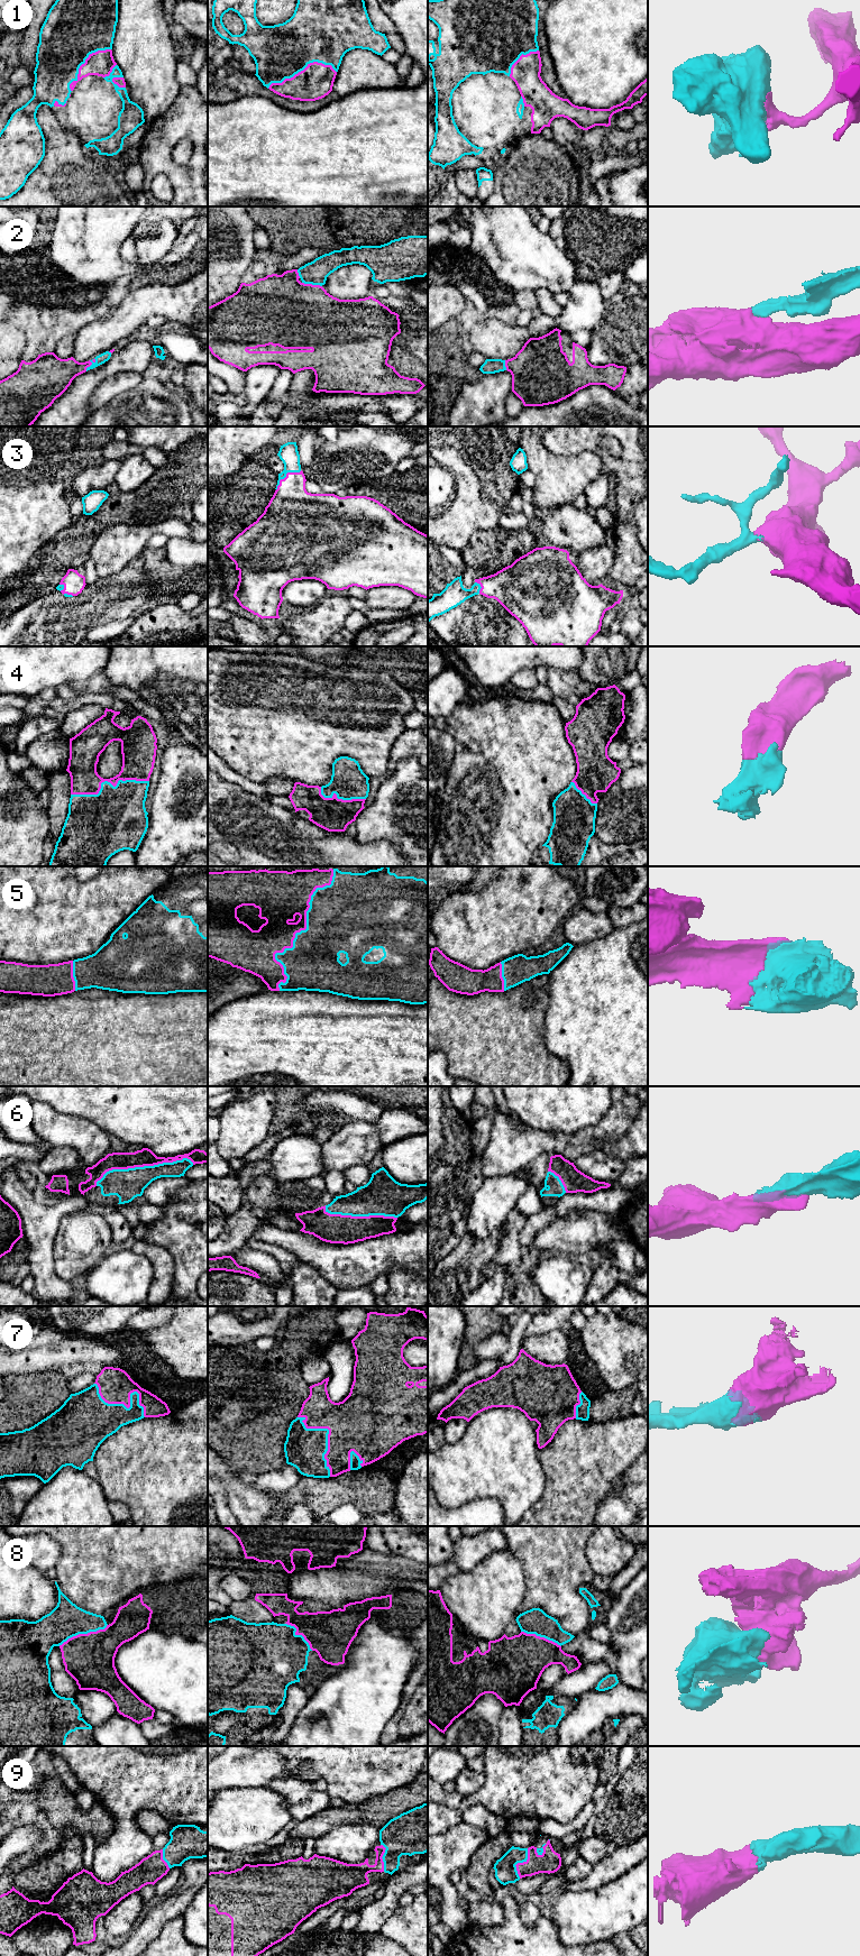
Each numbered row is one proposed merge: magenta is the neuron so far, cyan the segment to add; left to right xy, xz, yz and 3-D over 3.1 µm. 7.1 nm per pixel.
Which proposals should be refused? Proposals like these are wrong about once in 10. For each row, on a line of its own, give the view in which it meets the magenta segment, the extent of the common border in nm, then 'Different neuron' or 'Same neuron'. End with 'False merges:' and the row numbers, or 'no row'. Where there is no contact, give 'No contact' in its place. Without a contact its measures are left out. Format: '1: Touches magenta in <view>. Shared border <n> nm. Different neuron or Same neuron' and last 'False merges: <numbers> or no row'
1: Touches magenta in xz. Shared border 500 nm. Same neuron
2: Touches magenta in xy. Shared border 120 nm. Same neuron
3: Touches magenta in xz. Shared border 240 nm. Same neuron
4: Touches magenta in xy. Shared border 550 nm. Same neuron
5: Touches magenta in xz. Shared border 950 nm. Same neuron
6: Touches magenta in xy. Shared border 700 nm. Same neuron
7: Touches magenta in xy. Shared border 440 nm. Same neuron
8: Touches magenta in xy. Shared border 380 nm. Same neuron
9: Touches magenta in yz. Shared border 220 nm. Same neuron
False merges: no row

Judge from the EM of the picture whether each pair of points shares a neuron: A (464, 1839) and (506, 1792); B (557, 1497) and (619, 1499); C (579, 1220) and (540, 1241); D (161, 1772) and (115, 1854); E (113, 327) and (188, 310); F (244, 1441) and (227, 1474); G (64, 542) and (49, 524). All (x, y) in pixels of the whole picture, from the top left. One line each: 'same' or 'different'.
A: different
B: different
C: same
D: same
E: same
F: different
G: different

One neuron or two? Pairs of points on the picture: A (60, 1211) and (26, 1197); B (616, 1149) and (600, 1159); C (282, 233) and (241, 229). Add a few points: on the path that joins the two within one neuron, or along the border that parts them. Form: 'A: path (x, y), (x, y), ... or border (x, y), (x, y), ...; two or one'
A: path (51, 1212), (39, 1212), (34, 1206); one
B: border (602, 1150), (619, 1157), (623, 1162); two
C: border (250, 218), (257, 225); two

